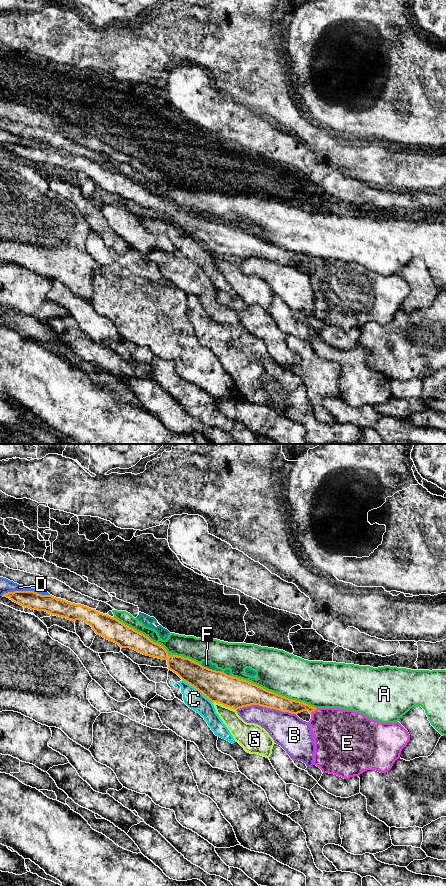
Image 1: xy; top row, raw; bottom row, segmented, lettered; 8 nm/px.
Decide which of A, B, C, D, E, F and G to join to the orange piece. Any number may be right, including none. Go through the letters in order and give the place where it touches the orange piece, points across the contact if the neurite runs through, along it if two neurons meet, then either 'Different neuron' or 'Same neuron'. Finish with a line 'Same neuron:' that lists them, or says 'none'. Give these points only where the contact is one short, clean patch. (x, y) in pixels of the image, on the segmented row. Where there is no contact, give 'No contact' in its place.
A: Touches orange at xy (157, 643). Different neuron
B: Touches orange at xy (266, 707). Different neuron
C: Touches orange at xy (197, 689). Boundary: xy (182, 679), (212, 702). Different neuron
D: Touches orange at xy (25, 591). Different neuron
E: Touches orange at xy (313, 711). Different neuron
F: Touches orange at xy (211, 669). Different neuron
G: Touches orange at xy (224, 705). Boundary: xy (213, 701), (235, 710). Different neuron
Same neuron: none

